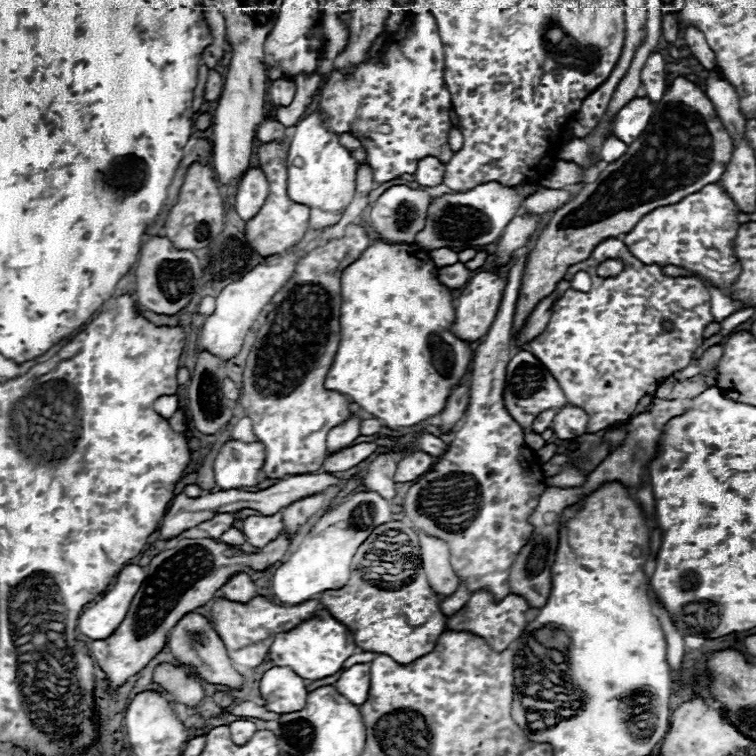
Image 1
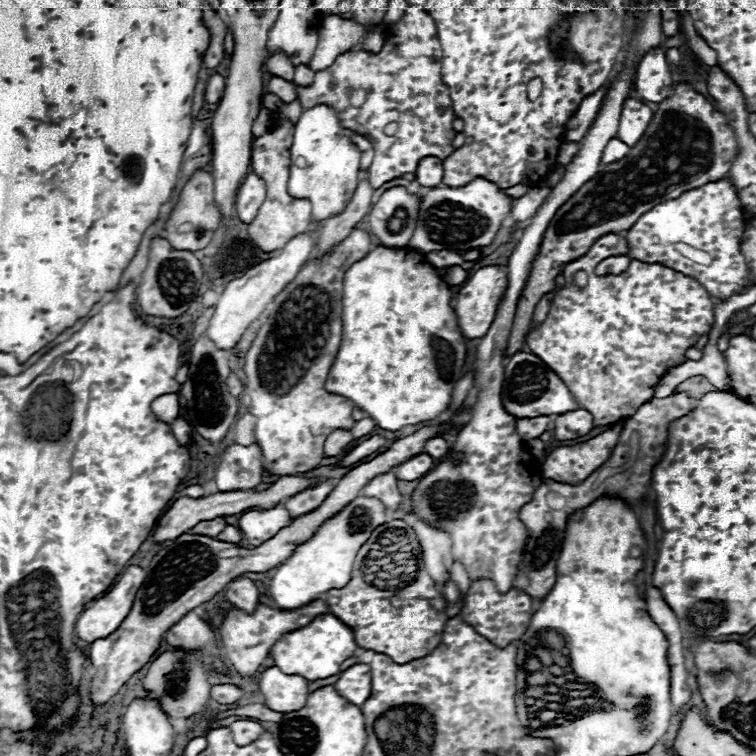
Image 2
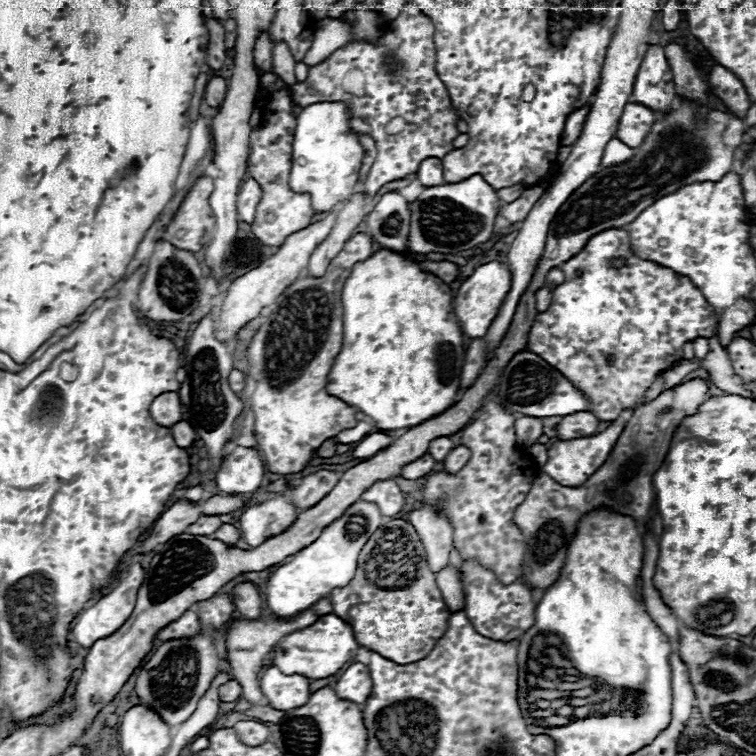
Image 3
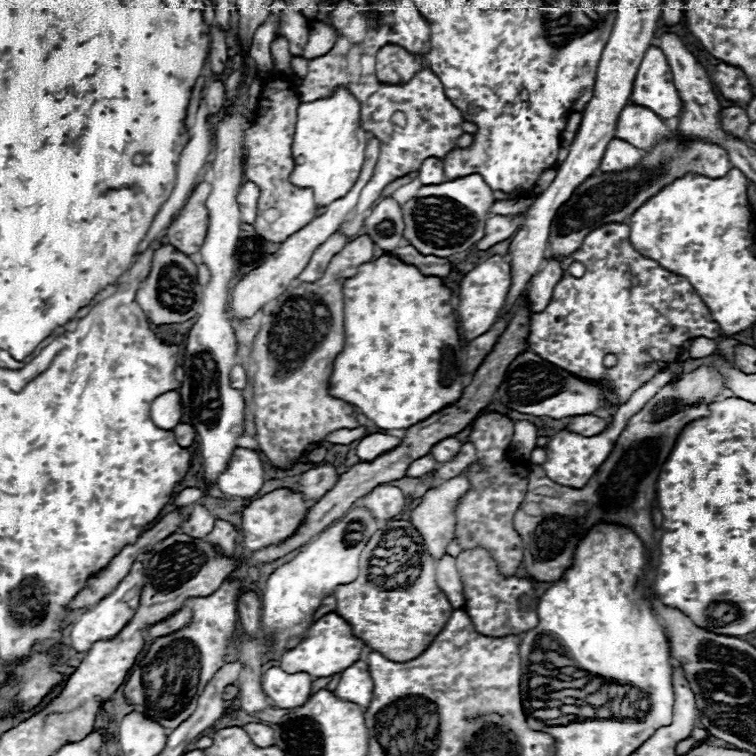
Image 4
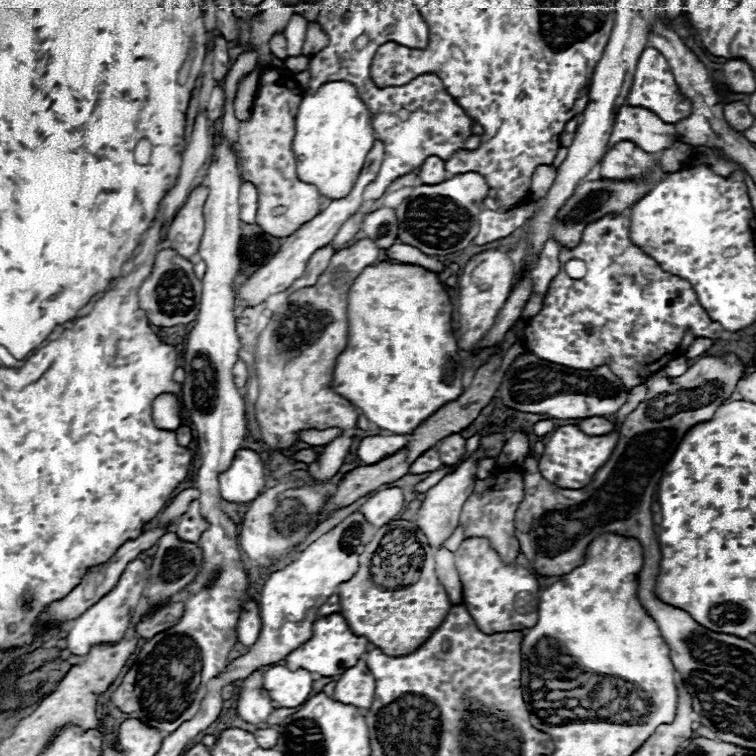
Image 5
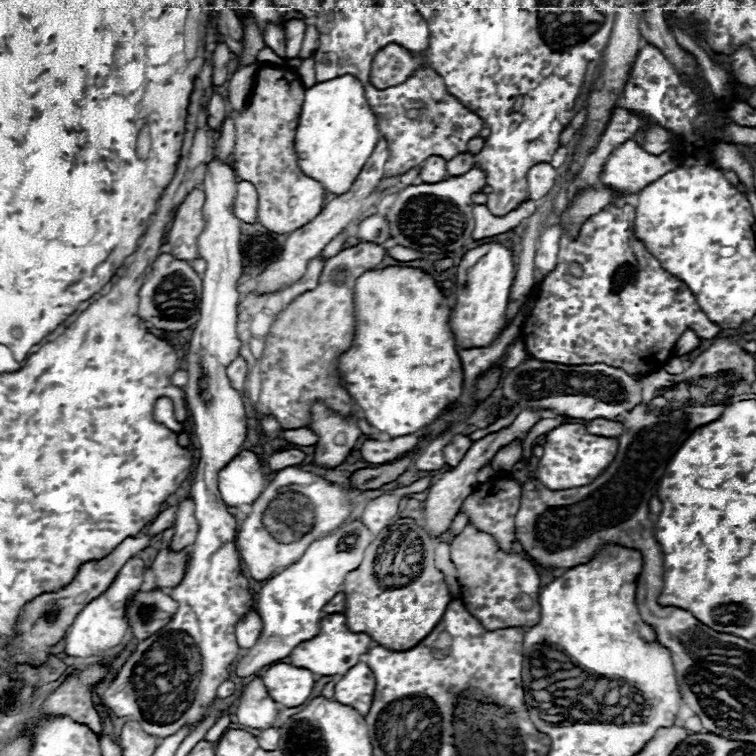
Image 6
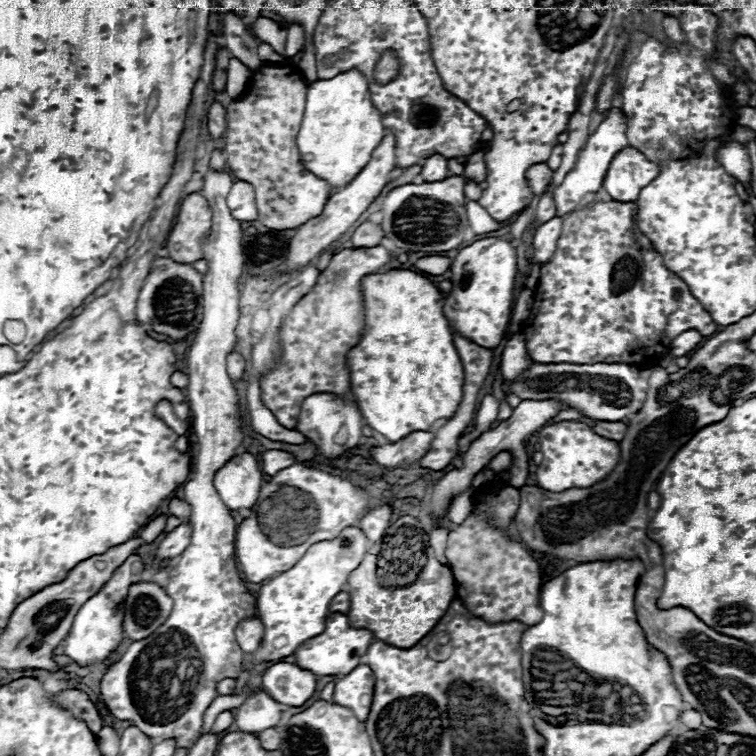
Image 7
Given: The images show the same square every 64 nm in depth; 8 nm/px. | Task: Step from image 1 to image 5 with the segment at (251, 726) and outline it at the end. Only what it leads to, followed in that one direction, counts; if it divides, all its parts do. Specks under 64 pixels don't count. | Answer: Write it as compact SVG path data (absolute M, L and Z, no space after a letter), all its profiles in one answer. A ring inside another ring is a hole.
M260 728L254 732L254 738L262 748L274 748L278 742L278 732L274 728Z

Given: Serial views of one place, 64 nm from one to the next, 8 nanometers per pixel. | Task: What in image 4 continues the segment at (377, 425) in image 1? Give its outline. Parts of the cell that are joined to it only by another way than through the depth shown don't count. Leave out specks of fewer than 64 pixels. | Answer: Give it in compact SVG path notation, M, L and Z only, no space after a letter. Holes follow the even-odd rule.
M358 426L358 428L354 428L354 430L346 430L346 428L342 428L342 430L334 430L334 432L330 432L322 442L328 442L328 444L350 444L350 442L354 442L354 440L360 440L362 436L364 436L364 426Z

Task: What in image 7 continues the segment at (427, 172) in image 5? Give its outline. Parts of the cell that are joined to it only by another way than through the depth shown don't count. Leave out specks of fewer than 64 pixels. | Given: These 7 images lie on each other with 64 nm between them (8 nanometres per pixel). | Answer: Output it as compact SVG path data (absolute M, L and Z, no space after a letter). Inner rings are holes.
M434 154L434 156L430 156L430 158L424 160L424 166L422 166L420 174L422 174L422 178L426 182L440 182L440 180L444 180L444 178L450 176L450 172L448 172L448 160L444 156L440 156L440 154Z

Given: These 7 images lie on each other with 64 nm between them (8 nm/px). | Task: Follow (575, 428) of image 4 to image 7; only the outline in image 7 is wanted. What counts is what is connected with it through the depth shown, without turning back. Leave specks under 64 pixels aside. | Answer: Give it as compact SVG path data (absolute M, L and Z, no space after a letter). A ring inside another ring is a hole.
M596 422L596 426L594 426L594 432L598 432L598 434L600 434L600 436L604 436L604 438L616 440L616 442L624 440L624 436L626 436L626 430L628 430L628 426L626 426L624 422L618 422L618 424Z

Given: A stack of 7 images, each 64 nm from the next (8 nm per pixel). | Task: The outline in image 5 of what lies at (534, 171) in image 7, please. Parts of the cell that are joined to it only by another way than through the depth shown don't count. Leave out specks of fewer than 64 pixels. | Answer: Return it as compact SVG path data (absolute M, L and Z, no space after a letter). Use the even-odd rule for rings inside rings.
M538 166L534 170L532 182L530 182L530 200L544 198L556 180L556 174L558 174L558 170L554 166Z

